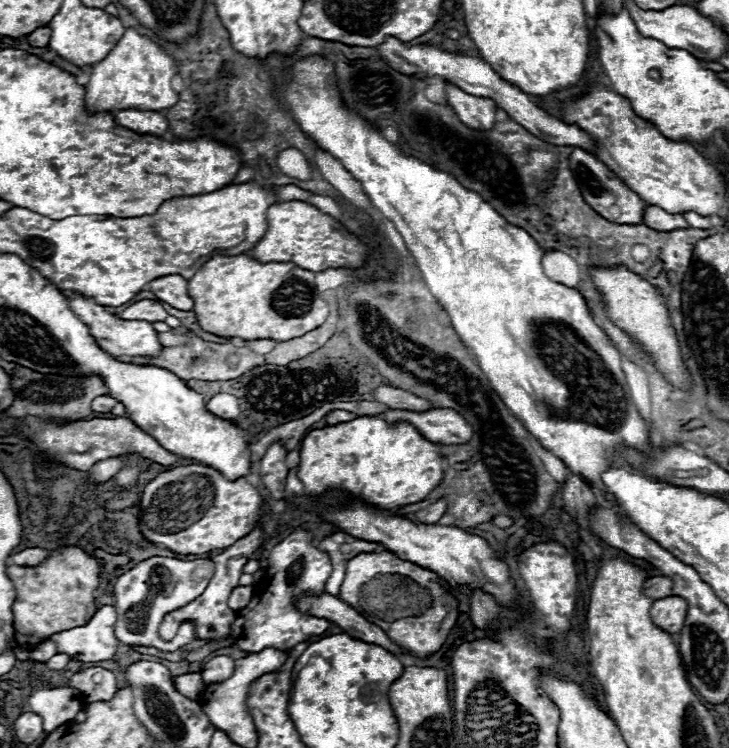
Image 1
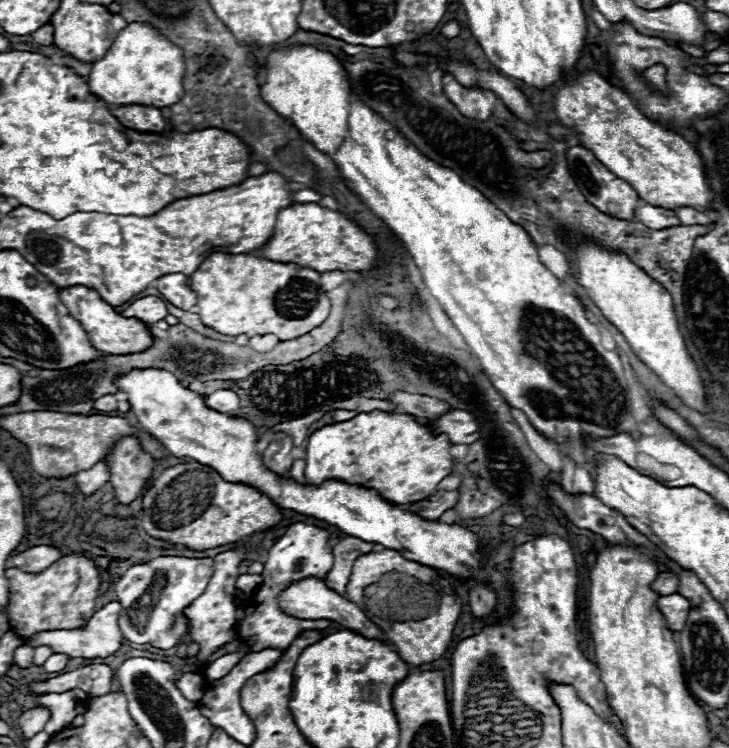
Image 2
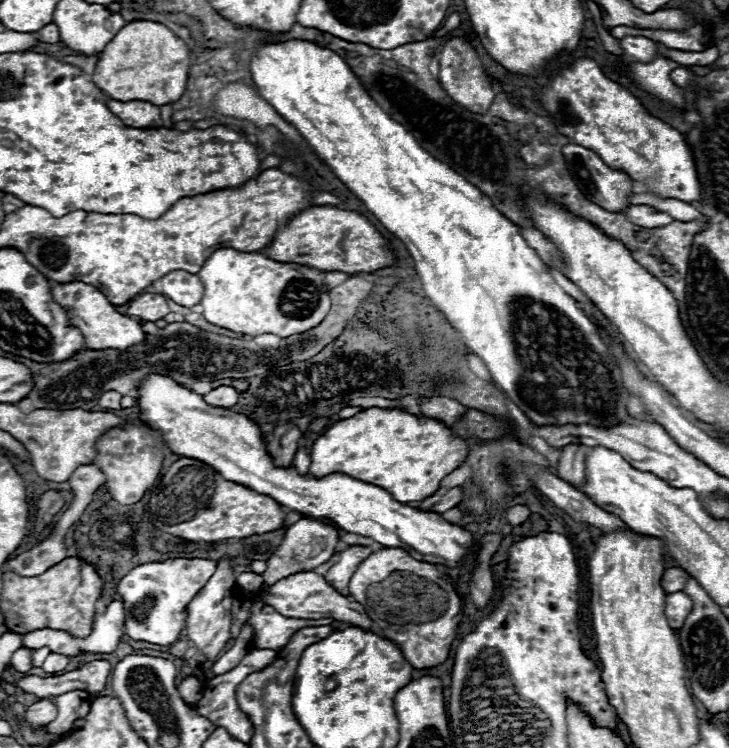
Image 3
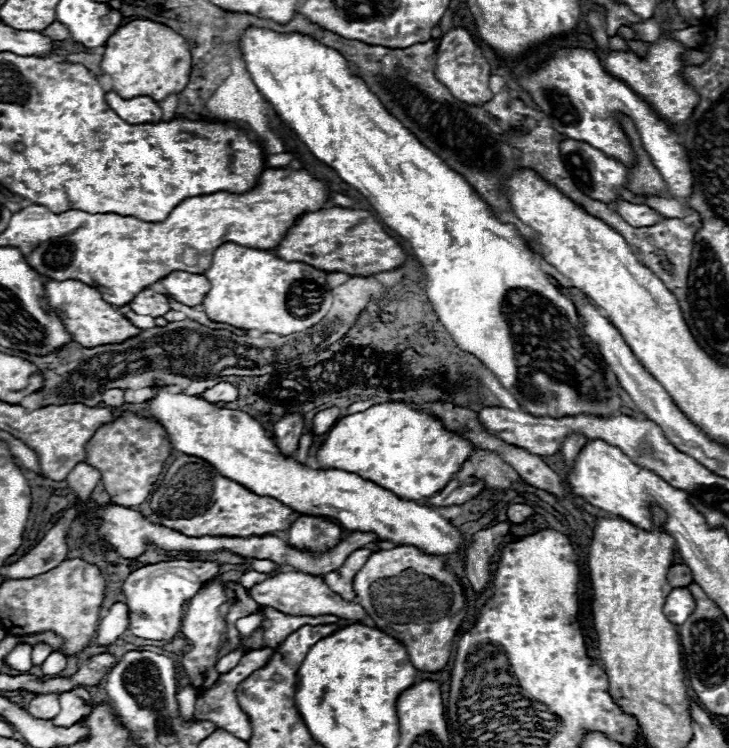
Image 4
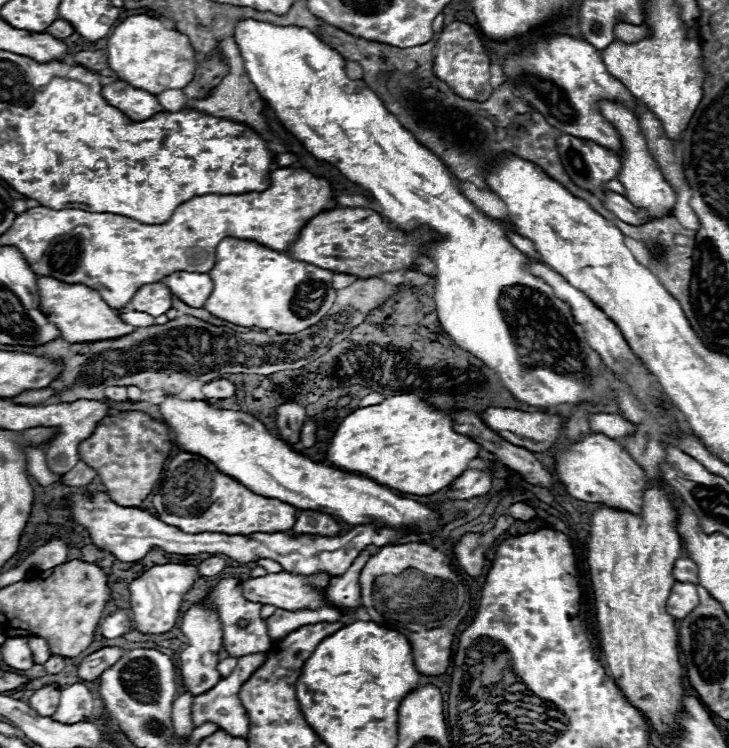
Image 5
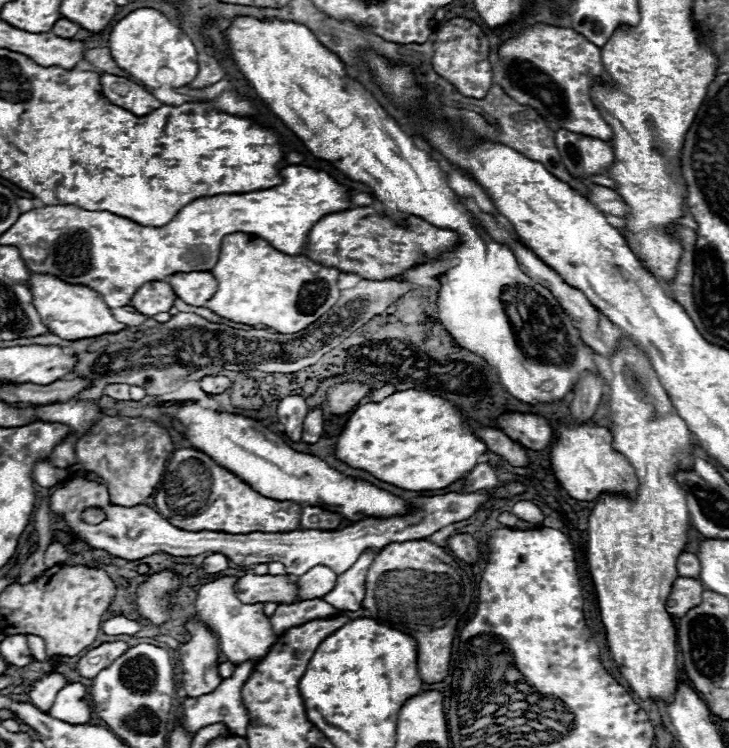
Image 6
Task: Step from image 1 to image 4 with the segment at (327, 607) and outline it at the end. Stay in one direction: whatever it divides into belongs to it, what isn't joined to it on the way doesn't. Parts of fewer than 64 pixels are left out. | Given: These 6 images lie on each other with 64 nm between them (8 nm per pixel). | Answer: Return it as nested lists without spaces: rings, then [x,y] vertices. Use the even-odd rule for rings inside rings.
[[[284,572],[278,574],[274,578],[266,578],[264,582],[256,584],[248,596],[252,596],[260,606],[272,606],[284,614],[304,614],[304,616],[338,616],[338,618],[346,618],[346,620],[356,620],[364,624],[366,618],[366,610],[356,604],[356,602],[346,602],[344,598],[340,598],[336,592],[332,592],[328,588],[328,584],[324,582],[322,576],[314,576],[314,574],[304,574],[304,572]]]

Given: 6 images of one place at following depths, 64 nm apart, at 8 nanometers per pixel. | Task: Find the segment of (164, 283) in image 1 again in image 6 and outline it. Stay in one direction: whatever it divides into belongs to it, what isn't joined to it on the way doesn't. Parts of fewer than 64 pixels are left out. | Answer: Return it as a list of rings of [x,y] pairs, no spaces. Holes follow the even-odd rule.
[[[178,272],[168,276],[166,282],[190,306],[204,306],[216,292],[216,278],[210,272]]]

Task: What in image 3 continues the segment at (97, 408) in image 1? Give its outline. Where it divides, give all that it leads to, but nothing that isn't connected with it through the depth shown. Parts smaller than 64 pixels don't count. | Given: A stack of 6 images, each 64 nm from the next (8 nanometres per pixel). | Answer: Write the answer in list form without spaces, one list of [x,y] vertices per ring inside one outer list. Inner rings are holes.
[[[110,390],[110,392],[102,394],[102,398],[100,398],[98,406],[100,406],[100,408],[104,408],[104,410],[120,410],[120,398],[122,398],[122,394],[118,394],[118,392]]]

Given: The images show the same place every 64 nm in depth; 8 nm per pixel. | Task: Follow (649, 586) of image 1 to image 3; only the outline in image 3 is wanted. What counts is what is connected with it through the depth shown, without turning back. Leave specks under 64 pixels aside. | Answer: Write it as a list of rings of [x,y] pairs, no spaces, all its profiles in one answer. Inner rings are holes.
[[[668,568],[664,574],[662,574],[662,586],[664,586],[664,592],[678,592],[684,588],[688,580],[688,574],[682,570],[682,568]]]

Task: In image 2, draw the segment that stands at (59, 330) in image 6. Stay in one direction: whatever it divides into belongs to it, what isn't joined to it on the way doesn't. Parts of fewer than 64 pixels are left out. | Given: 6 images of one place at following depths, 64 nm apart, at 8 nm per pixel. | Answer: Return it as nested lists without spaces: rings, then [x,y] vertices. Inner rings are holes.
[[[72,286],[72,288],[62,288],[60,290],[60,300],[64,306],[70,310],[70,314],[84,326],[88,332],[88,338],[92,344],[106,354],[120,356],[120,354],[136,354],[140,350],[148,350],[154,342],[154,336],[150,334],[150,326],[146,322],[140,322],[136,318],[122,318],[120,314],[114,312],[110,304],[106,304],[94,290],[84,288],[84,286]]]

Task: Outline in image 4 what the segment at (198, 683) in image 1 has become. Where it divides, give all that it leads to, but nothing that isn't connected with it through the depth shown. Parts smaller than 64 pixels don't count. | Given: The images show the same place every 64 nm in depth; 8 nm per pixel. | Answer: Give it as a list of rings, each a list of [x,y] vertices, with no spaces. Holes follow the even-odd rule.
[[[184,686],[180,692],[178,692],[178,704],[180,704],[180,712],[182,712],[182,716],[186,716],[186,718],[192,718],[192,714],[194,714],[194,704],[196,704],[196,698],[200,696],[200,692],[194,688],[194,686]]]

